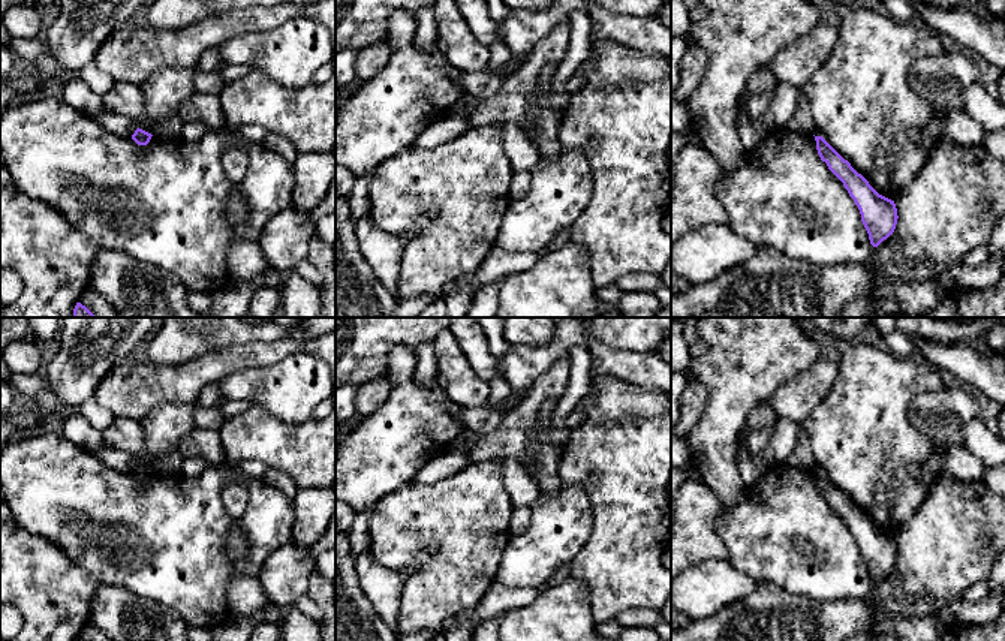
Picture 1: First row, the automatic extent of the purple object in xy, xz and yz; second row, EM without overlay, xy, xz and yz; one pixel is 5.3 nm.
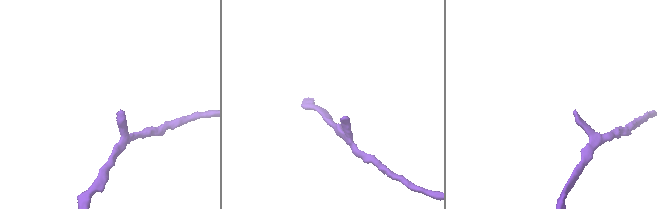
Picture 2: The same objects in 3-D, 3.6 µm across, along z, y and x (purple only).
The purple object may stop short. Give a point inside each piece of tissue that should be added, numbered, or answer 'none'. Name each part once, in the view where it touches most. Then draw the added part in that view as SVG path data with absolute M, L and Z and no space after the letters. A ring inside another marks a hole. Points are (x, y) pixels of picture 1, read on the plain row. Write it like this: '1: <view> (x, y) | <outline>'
none

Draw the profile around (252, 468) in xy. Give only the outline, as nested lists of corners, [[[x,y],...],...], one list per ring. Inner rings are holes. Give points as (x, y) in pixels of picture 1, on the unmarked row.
[[[259,460],[241,461],[231,467],[238,469],[240,472],[243,472],[244,475],[252,476],[252,478],[262,478],[267,473],[267,470],[270,469],[265,463],[262,463]]]

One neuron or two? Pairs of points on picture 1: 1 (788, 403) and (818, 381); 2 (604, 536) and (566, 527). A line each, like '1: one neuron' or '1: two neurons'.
1: one neuron
2: two neurons

